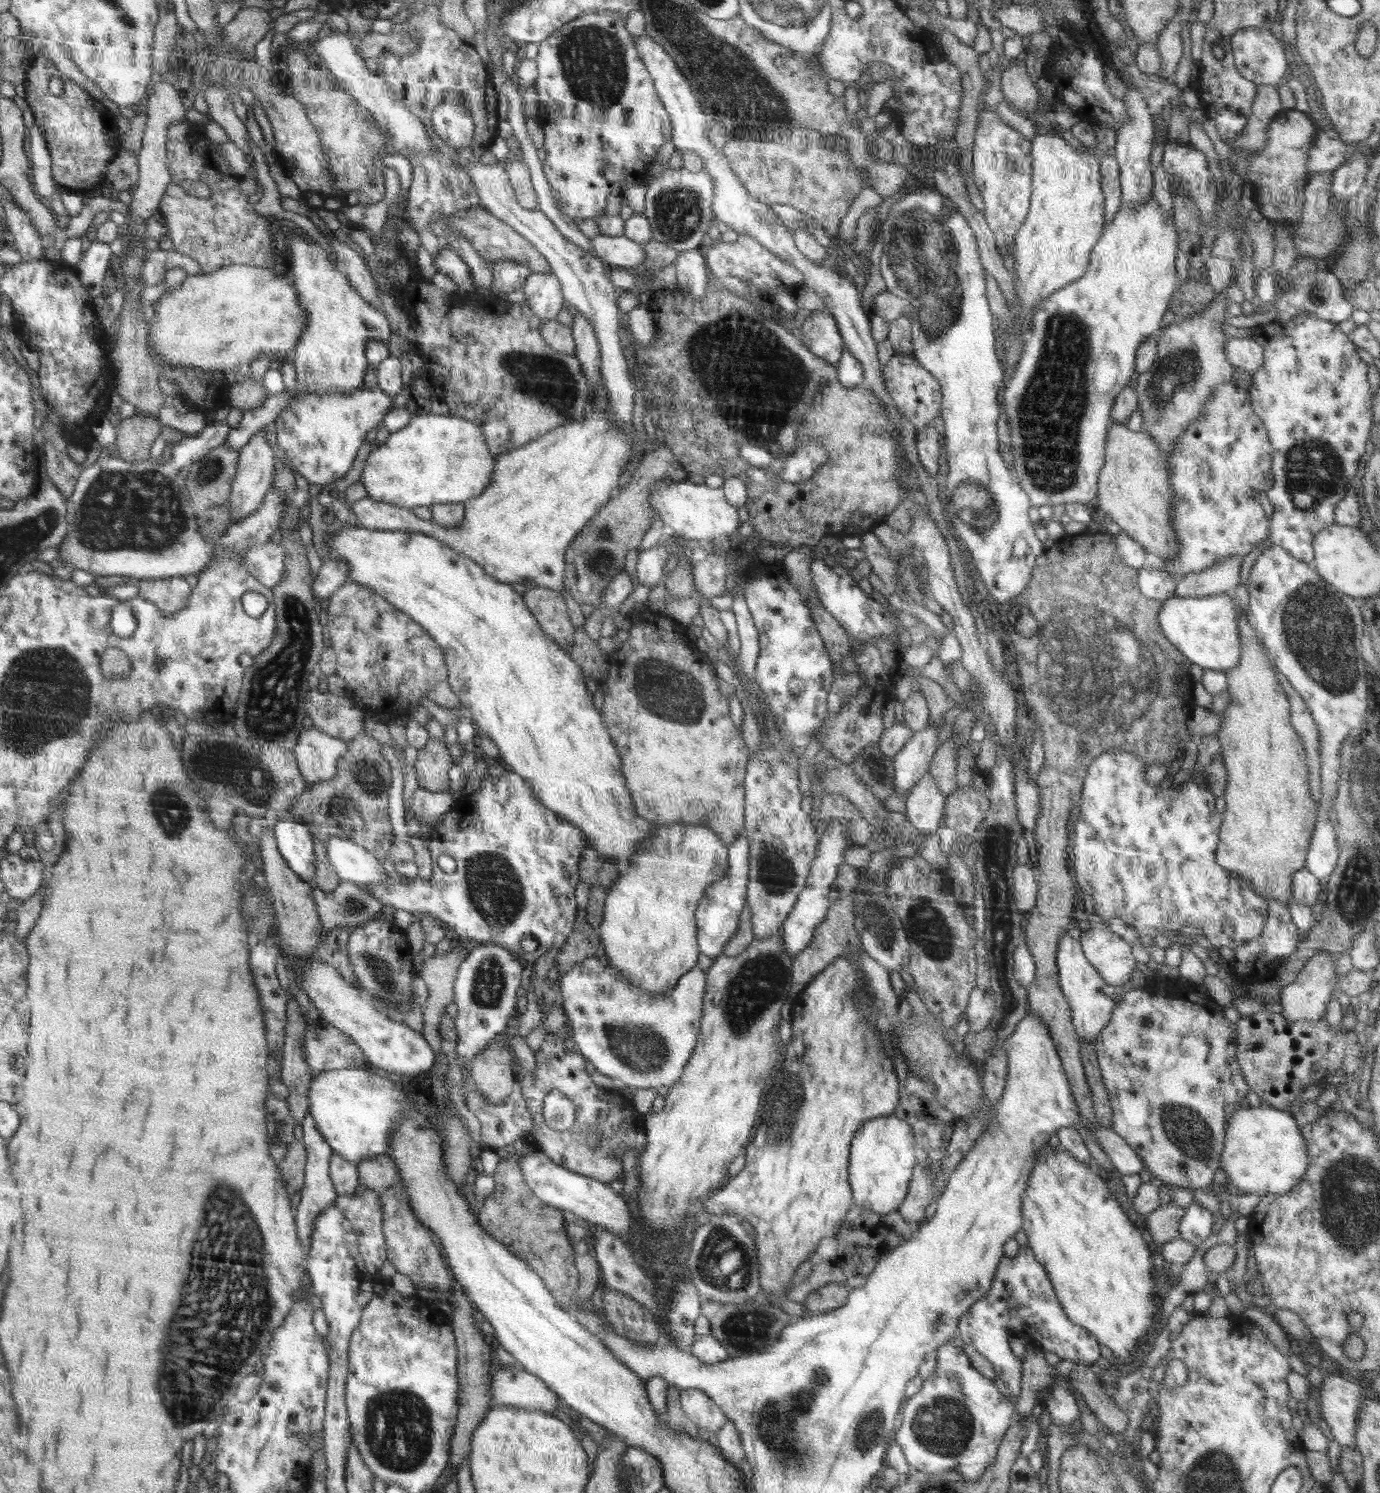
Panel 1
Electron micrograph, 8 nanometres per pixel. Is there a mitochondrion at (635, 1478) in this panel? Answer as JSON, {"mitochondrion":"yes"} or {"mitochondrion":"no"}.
{"mitochondrion":"yes"}

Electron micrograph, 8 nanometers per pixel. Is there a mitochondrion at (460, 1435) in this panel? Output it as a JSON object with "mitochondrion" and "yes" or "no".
{"mitochondrion":"no"}

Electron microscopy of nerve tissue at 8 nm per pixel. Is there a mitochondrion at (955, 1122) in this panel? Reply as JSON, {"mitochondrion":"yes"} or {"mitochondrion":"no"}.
{"mitochondrion":"no"}

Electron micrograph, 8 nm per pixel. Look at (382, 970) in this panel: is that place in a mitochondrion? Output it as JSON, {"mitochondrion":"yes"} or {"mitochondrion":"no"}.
{"mitochondrion":"yes"}

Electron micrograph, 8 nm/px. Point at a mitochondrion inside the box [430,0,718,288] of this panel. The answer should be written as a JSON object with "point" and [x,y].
{"point":[593,61]}

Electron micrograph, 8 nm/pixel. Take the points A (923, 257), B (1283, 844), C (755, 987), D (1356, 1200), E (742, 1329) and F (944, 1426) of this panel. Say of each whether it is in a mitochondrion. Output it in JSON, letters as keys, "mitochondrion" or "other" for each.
{"A":"mitochondrion","B":"other","C":"mitochondrion","D":"mitochondrion","E":"mitochondrion","F":"mitochondrion"}

